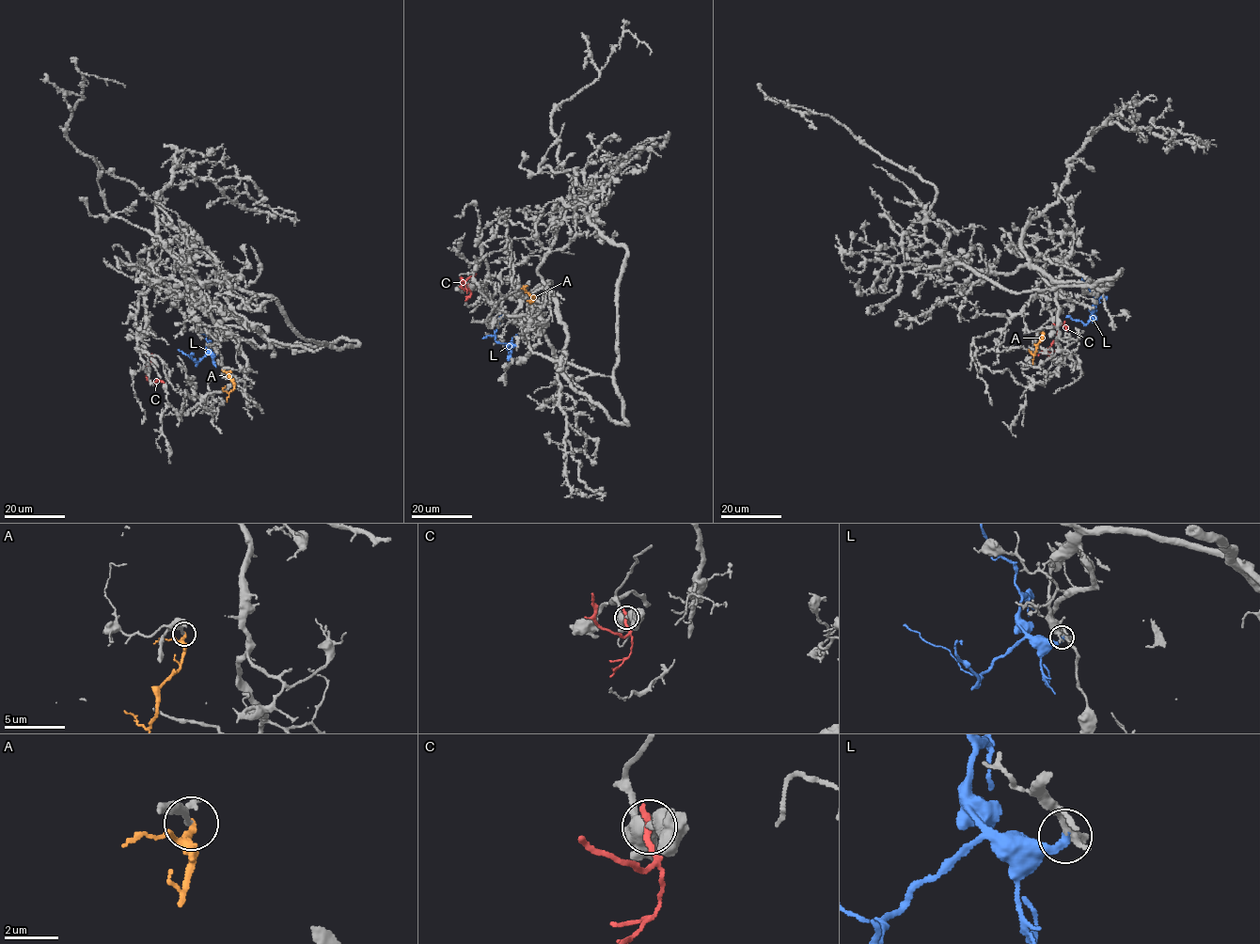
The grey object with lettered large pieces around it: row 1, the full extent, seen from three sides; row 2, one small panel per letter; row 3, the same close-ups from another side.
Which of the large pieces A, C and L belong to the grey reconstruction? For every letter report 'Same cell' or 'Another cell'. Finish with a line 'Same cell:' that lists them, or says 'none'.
A: Another cell
C: Another cell
L: Same cell
Same cell: L

